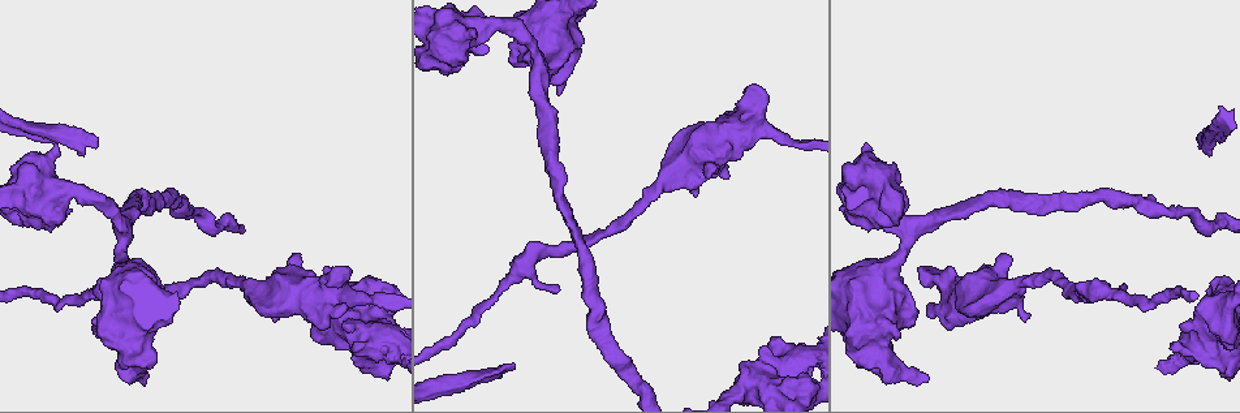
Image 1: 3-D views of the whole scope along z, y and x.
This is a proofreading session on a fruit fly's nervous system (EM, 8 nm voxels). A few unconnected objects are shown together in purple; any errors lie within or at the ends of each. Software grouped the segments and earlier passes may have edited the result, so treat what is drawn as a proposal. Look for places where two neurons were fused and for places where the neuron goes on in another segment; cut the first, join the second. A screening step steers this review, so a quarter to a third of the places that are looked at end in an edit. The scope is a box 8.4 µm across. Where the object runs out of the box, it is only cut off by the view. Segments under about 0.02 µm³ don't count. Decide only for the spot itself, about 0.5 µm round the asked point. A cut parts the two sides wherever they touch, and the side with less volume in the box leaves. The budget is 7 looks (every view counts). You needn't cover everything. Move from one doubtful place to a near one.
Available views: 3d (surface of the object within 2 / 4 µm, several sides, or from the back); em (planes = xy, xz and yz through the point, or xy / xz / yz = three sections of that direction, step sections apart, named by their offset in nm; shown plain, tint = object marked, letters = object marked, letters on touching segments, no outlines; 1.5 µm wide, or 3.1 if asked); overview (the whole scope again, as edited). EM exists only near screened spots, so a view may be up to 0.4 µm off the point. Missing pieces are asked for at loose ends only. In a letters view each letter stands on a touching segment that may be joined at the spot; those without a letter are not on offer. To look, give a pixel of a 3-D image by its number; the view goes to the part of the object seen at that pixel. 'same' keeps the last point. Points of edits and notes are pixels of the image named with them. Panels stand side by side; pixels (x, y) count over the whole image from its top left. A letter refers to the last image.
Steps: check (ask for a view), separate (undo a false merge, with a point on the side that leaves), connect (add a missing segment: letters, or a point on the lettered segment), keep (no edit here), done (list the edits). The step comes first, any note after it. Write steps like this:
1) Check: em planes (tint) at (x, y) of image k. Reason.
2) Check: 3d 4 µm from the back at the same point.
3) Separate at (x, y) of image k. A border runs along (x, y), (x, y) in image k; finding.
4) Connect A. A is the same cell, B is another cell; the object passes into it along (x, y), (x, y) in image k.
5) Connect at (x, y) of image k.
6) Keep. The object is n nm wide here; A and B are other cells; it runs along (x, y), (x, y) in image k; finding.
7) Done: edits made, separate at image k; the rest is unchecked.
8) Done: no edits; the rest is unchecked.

Check: 3d 4 µm at (475, 30) of image 1. An open end.

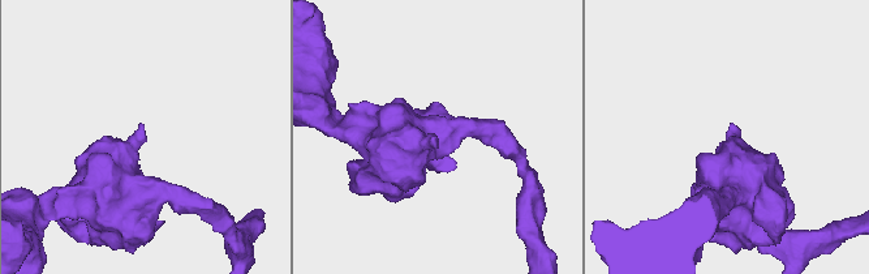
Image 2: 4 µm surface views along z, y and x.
Check: em planes (tint) at (730, 124) of image 2.

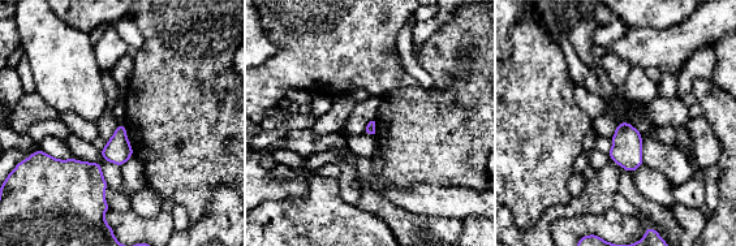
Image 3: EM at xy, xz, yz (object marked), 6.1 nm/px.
Check: em planes (letters) at the same point. What lies round it.

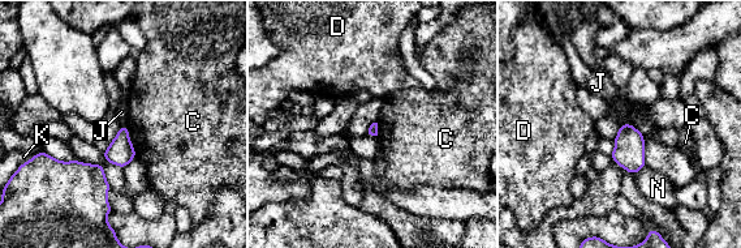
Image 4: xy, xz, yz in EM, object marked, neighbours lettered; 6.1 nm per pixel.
Keep. C, D, J, K and N are other cells; a border runs along (628, 122), (620, 125) in image 4; none of them fits.

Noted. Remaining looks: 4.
Check: em planes (letters) at (513, 368) of image 1. Branch stops here.

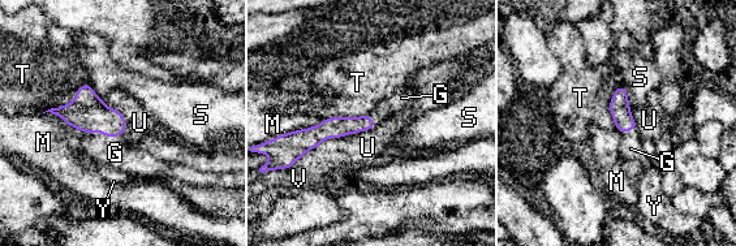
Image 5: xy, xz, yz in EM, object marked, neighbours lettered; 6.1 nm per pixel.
Connect G. The object is 110 nm wide here; G is the same cell, M, S, T, U, V and Y are other cells; the object passes into it along (87, 112), (104, 136), (115, 152) in image 5; it goes on there.

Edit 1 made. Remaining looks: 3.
Check: em xz step 4 (tint) at (798, 389) of image 1. Sudden change in width.

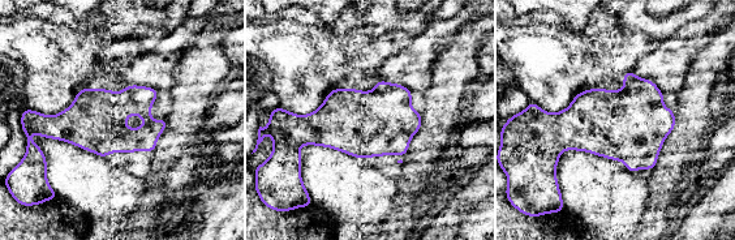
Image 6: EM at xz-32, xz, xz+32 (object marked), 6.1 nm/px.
Check: em planes (letters) at the same point.

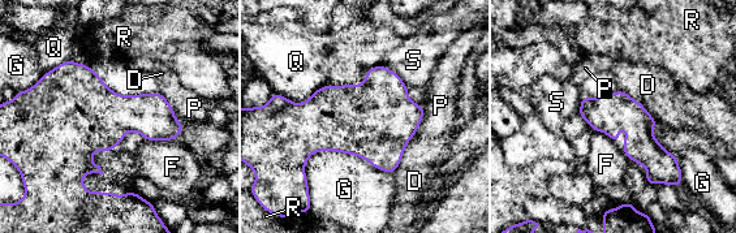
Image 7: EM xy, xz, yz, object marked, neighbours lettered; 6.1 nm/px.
Keep. The object is 420 nm wide here; D, F, G, P, Q, R and S are other cells; it runs along (584, 100), (670, 159) in image 7; all the same neuron.

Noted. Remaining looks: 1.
Done: edits made, connect at image 5; the rest is unchecked.

